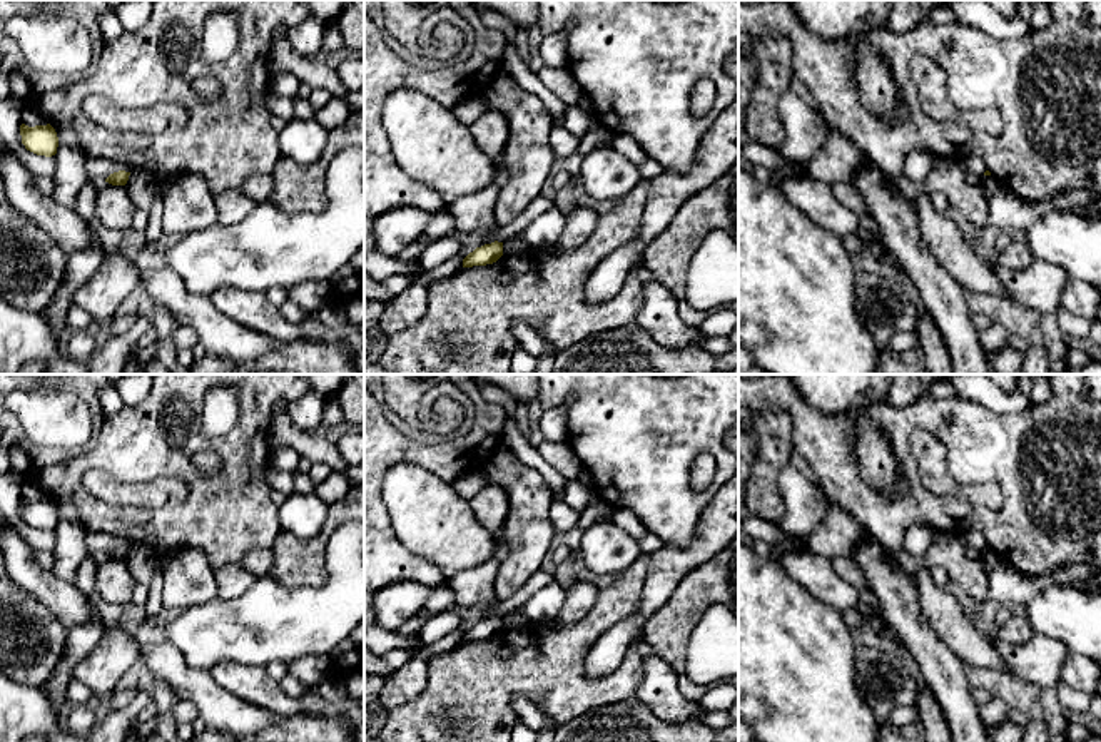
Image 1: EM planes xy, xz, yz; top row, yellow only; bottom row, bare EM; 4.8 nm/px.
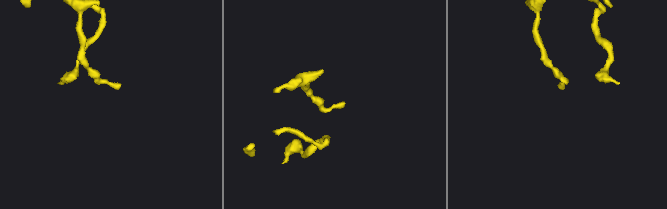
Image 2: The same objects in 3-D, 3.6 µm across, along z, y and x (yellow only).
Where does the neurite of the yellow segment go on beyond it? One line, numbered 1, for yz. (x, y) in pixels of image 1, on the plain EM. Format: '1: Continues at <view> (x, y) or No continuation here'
1: No continuation here

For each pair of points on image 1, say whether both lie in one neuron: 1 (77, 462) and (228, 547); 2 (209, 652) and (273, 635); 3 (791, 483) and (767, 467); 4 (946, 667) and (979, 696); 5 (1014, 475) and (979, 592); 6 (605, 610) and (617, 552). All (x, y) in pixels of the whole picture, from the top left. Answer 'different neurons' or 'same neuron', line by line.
1: same neuron
2: same neuron
3: different neurons
4: different neurons
5: different neurons
6: different neurons

